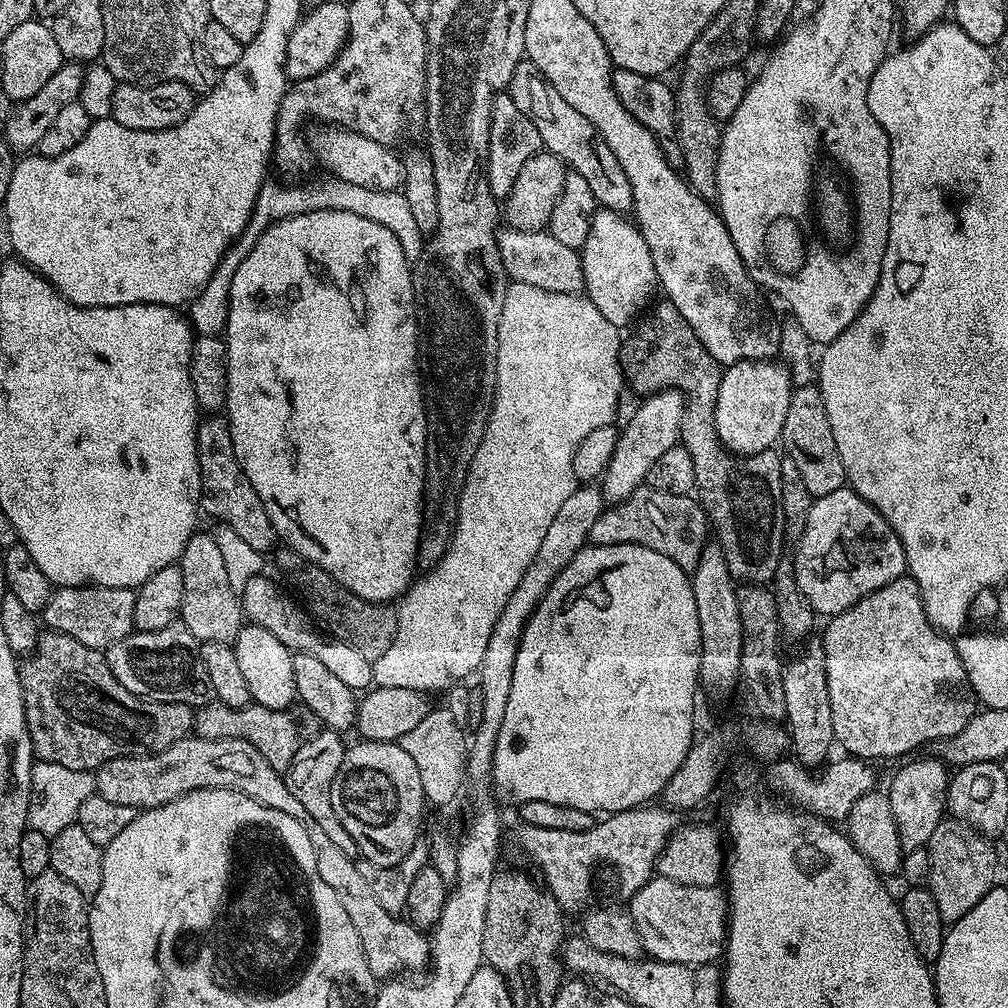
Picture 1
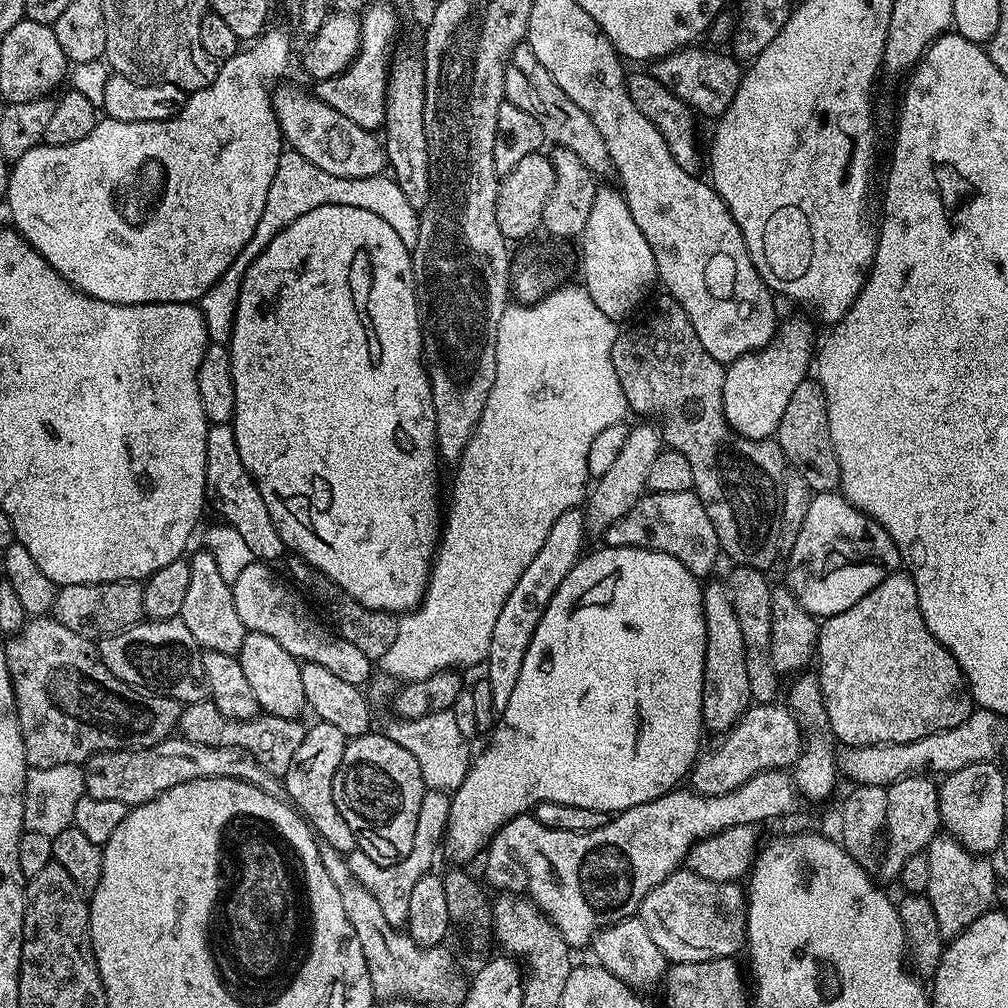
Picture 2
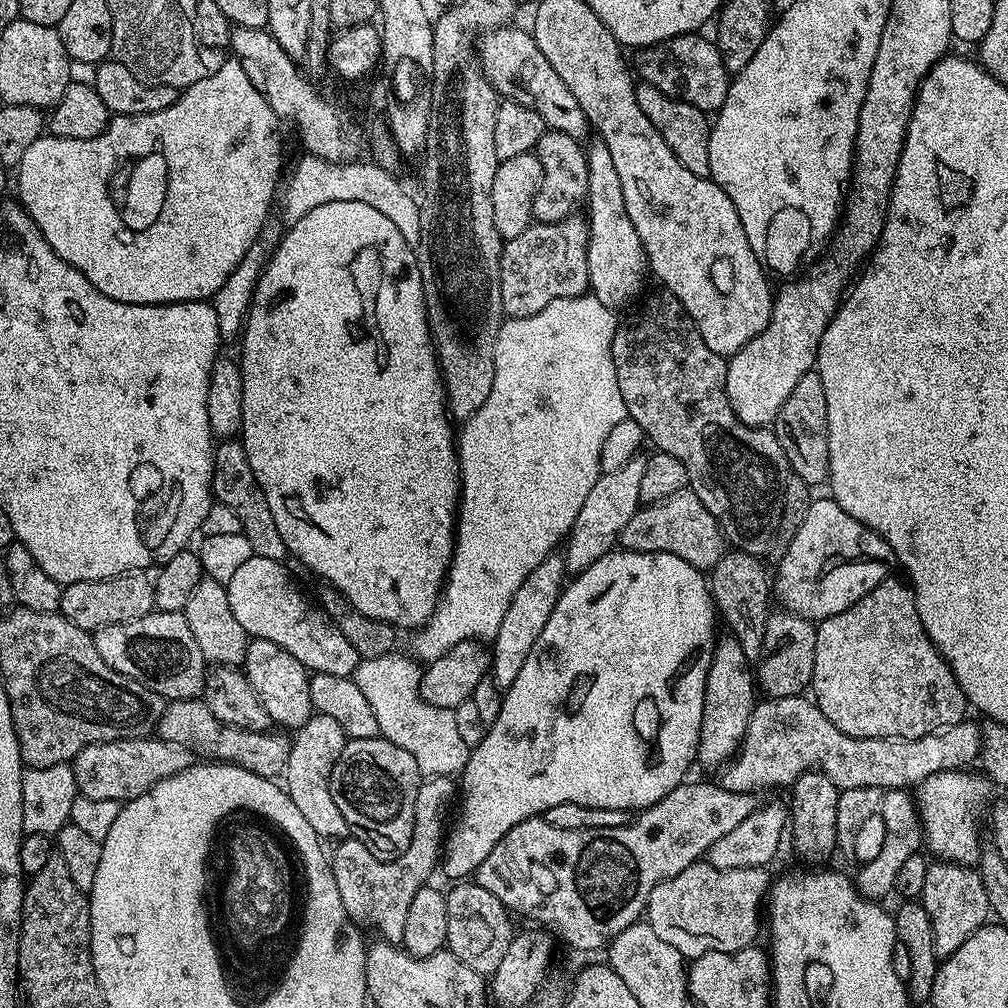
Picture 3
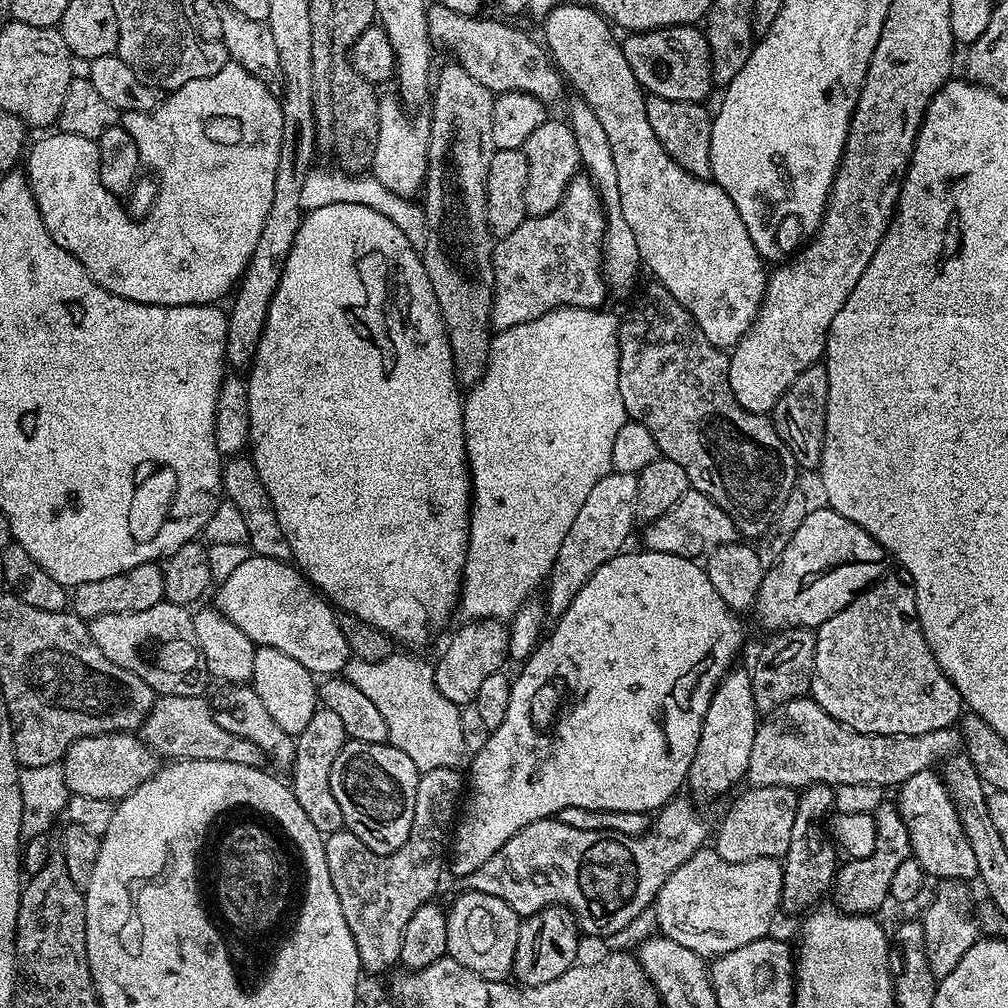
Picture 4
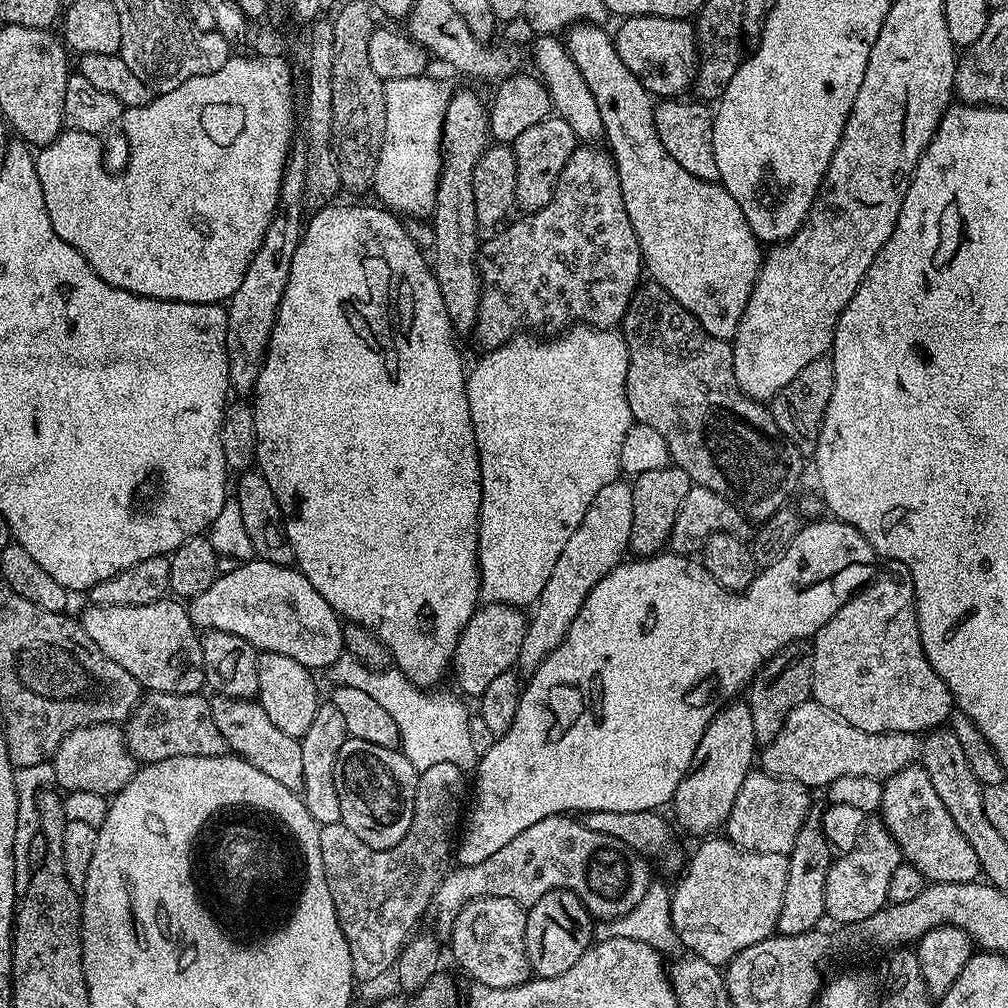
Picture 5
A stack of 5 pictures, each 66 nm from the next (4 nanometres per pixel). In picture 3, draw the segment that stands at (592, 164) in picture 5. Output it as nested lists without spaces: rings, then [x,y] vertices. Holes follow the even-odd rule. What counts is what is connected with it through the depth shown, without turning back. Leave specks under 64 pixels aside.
[[[583,215],[567,216],[562,222],[538,224],[533,222],[518,238],[504,240],[504,249],[500,259],[500,285],[504,310],[509,317],[538,314],[538,310],[546,310],[550,302],[558,298],[574,298],[585,295],[589,291],[587,270],[588,222]]]

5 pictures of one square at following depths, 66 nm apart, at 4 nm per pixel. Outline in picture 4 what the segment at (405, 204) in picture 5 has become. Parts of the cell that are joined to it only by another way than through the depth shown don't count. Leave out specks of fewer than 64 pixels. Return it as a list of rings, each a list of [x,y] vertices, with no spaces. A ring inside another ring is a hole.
[[[380,96],[378,142],[370,172],[386,190],[412,198],[423,189],[424,176],[428,172],[428,126],[423,119],[408,120],[407,114],[400,109],[401,101],[392,96]]]

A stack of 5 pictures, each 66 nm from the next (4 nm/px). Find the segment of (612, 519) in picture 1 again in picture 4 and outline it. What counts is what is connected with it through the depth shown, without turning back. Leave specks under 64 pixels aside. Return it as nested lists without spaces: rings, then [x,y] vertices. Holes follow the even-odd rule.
[[[686,491],[682,498],[666,514],[659,516],[657,520],[647,521],[644,527],[643,547],[650,552],[662,554],[678,554],[687,560],[707,557],[718,546],[737,543],[738,533],[730,514],[722,510],[706,494],[701,492]]]

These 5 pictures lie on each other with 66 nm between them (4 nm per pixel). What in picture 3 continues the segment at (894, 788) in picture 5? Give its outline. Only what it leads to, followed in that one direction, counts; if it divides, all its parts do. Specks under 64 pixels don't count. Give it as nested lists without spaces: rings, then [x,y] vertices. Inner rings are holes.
[[[972,770],[930,774],[914,788],[916,808],[920,811],[920,824],[924,828],[924,844],[929,848],[927,851],[949,864],[976,866],[980,863],[982,843],[980,844],[980,832],[976,829],[972,812],[980,812],[984,807],[989,807],[988,799],[994,788],[983,775],[975,776],[970,771]]]

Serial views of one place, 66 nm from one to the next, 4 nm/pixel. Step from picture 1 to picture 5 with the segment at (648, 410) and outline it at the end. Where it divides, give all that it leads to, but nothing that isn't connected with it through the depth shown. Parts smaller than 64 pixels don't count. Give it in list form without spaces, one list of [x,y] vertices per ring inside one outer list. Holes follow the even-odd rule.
[[[618,478],[610,482],[610,486],[602,486],[594,502],[590,502],[586,518],[578,522],[578,530],[570,534],[570,542],[566,542],[562,554],[558,554],[558,562],[554,562],[554,570],[550,570],[550,578],[546,578],[546,586],[542,586],[542,594],[536,599],[536,613],[531,613],[526,638],[522,638],[522,650],[516,663],[521,677],[530,677],[534,670],[538,670],[538,666],[558,647],[562,638],[566,638],[566,630],[570,630],[570,622],[578,618],[578,610],[582,610],[582,602],[586,602],[590,590],[594,590],[600,579],[625,559],[624,552],[629,551],[630,526],[633,522],[632,484],[623,484],[623,479]]]

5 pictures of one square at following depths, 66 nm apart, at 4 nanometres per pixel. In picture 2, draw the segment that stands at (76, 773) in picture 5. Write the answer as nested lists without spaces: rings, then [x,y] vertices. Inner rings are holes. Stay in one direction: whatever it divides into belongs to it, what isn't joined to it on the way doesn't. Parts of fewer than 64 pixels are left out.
[[[169,738],[149,748],[121,748],[115,752],[97,752],[83,765],[83,770],[84,790],[87,795],[107,798],[109,802],[122,802],[129,806],[150,802],[166,790],[198,778],[234,778],[271,793],[275,793],[278,788],[277,777],[269,774],[250,754],[246,754],[246,750],[238,750],[238,746],[202,746],[183,738]]]

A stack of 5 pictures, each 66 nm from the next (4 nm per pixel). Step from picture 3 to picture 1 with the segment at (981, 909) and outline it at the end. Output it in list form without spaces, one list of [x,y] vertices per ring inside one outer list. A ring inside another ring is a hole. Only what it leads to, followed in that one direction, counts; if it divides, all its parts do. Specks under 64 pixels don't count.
[[[945,818],[938,822],[934,834],[930,834],[930,842],[926,845],[930,858],[930,878],[928,888],[934,896],[934,902],[938,904],[938,911],[945,925],[951,926],[955,920],[962,918],[966,910],[974,910],[978,902],[997,883],[996,880],[996,852],[991,848],[989,837],[981,836],[968,824],[963,824],[955,818]]]

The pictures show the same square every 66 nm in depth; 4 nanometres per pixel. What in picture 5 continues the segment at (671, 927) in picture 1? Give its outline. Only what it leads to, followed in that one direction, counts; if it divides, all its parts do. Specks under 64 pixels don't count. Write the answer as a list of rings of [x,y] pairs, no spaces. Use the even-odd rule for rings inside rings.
[[[720,834],[701,839],[697,844],[700,845],[693,856],[691,853],[676,889],[671,889],[670,918],[681,945],[685,949],[688,947],[691,955],[700,956],[717,966],[726,966],[739,952],[746,950],[746,946],[754,946],[754,942],[762,942],[776,932],[778,910],[782,910],[782,894],[786,894],[788,857],[747,852]]]

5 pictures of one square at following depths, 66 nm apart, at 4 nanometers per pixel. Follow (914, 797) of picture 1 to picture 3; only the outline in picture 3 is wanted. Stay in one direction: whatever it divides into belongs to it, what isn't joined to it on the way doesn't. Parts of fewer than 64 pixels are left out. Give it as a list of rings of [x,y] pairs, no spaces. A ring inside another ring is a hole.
[[[890,788],[881,795],[879,819],[884,819],[884,841],[880,849],[873,854],[872,860],[868,860],[860,868],[860,873],[855,873],[854,883],[858,891],[868,900],[883,901],[883,896],[893,895],[899,868],[906,862],[906,858],[917,855],[924,844],[924,828],[920,824],[920,811],[916,808],[916,801],[911,791],[903,788]]]

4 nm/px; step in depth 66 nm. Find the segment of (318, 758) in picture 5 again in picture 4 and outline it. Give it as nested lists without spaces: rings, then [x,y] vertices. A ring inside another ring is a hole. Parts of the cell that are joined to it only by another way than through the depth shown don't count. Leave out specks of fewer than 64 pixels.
[[[322,706],[317,707],[314,718],[310,718],[306,730],[302,730],[302,734],[295,737],[296,753],[290,769],[290,787],[294,798],[298,798],[298,806],[302,806],[306,818],[314,822],[321,834],[338,832],[344,828],[342,810],[338,807],[338,801],[334,799],[334,790],[330,790],[330,770],[334,767],[334,758],[338,758],[342,746],[348,741],[342,721]]]

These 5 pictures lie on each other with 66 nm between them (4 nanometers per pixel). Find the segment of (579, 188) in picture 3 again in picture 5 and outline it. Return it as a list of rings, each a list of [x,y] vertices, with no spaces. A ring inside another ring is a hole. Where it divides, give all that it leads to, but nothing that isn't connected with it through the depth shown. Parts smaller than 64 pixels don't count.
[[[549,114],[542,122],[528,127],[511,145],[516,156],[516,206],[521,213],[537,212],[550,202],[558,174],[578,147],[578,139],[570,126],[557,114]]]

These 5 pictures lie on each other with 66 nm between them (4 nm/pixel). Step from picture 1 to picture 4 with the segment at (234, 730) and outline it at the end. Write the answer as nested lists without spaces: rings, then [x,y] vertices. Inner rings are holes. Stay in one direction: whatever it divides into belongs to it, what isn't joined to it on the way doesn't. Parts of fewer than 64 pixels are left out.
[[[161,696],[152,703],[150,714],[138,729],[138,735],[147,748],[157,757],[169,761],[201,760],[202,762],[234,762],[237,766],[261,767],[265,763],[264,752],[246,738],[230,734],[214,722],[211,703],[204,696]]]

